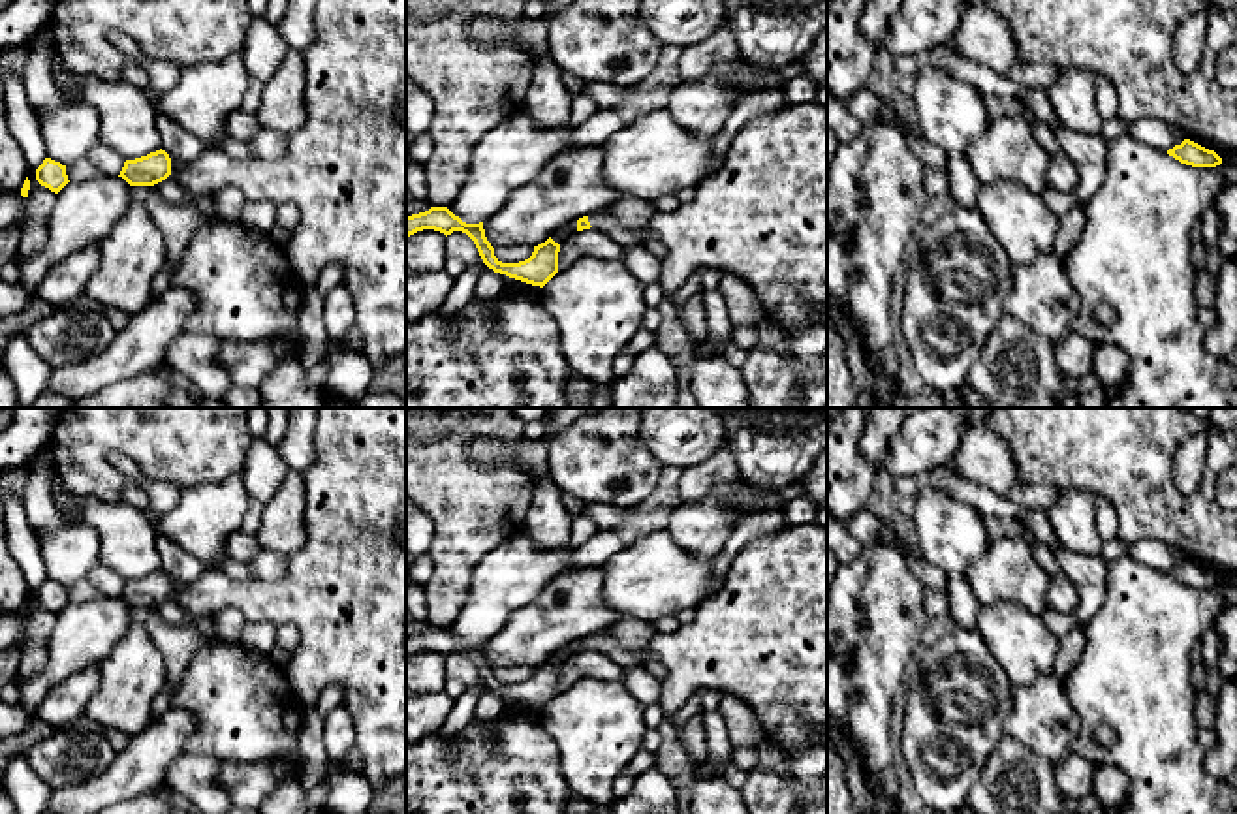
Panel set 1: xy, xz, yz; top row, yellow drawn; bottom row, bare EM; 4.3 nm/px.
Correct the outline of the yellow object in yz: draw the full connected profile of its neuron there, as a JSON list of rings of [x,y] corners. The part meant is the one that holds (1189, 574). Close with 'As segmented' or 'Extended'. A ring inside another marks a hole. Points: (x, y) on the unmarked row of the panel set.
[[[1190,560],[1175,566],[1167,575],[1192,588],[1216,588],[1222,585],[1222,579],[1214,571],[1209,571]]]. As segmented

